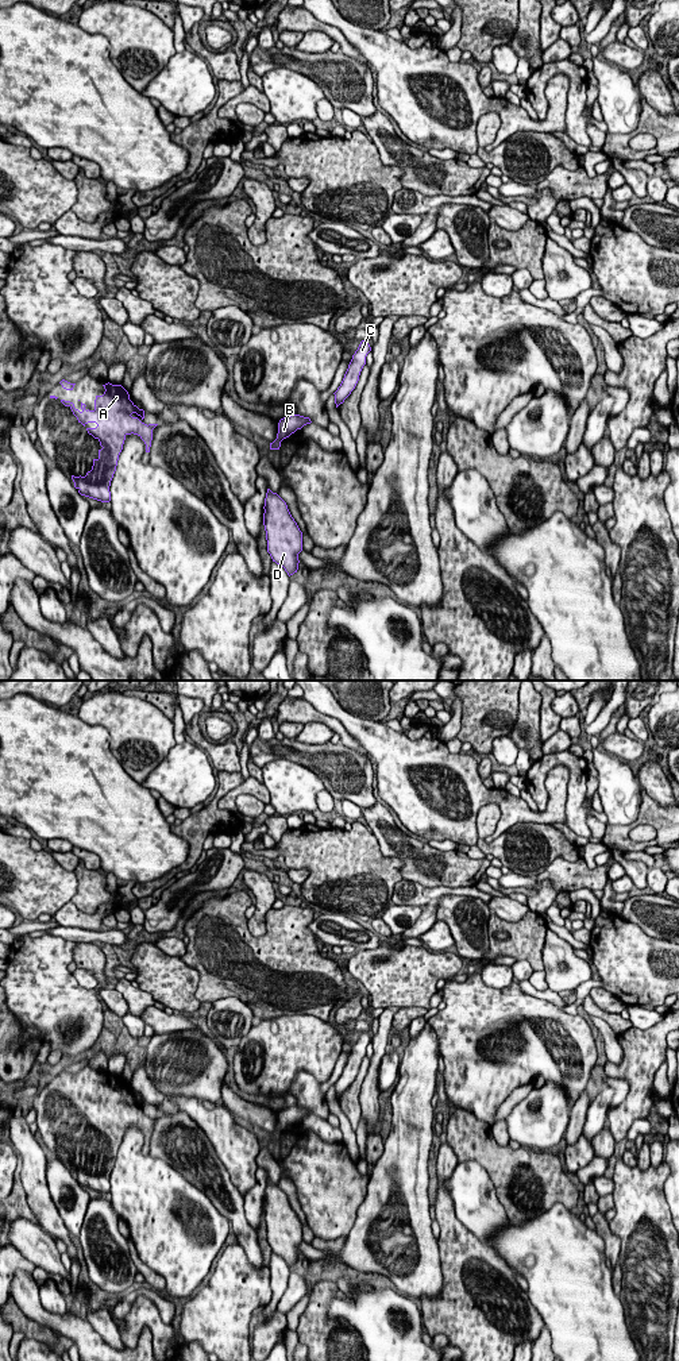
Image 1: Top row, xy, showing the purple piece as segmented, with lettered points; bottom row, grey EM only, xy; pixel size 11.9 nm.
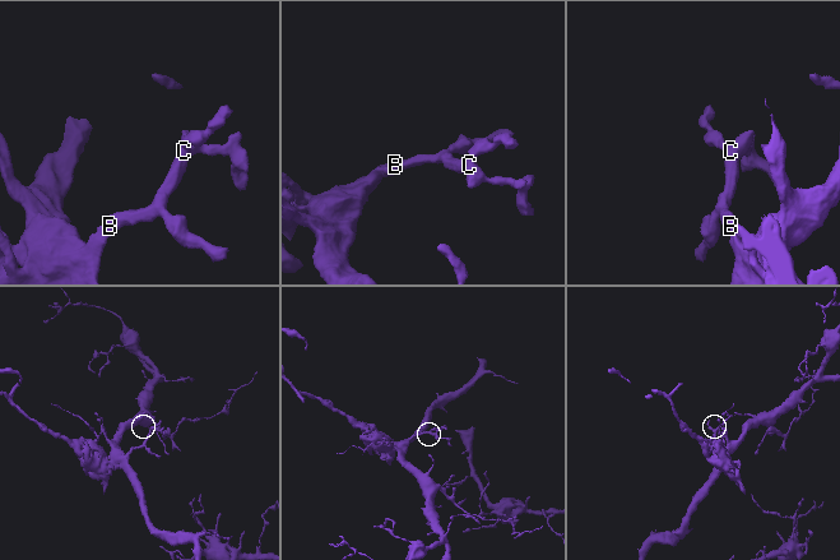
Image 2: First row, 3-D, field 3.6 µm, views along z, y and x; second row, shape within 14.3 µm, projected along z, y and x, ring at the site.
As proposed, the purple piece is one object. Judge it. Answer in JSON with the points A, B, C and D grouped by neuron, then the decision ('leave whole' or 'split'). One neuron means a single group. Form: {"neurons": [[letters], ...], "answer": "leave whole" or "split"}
{"neurons": [["A"], ["B", "C", "D"]], "answer": "split"}

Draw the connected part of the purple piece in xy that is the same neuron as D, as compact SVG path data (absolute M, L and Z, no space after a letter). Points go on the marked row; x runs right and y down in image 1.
M267 489L263 509L267 552L273 562L282 566L290 577L298 570L302 532L292 517L286 502L270 489Z

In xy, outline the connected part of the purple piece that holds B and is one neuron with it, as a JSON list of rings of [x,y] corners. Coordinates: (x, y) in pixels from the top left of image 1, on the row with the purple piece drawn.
[[[292,415],[283,417],[278,423],[278,433],[277,439],[270,443],[270,450],[279,450],[281,442],[294,433],[297,429],[301,429],[304,425],[310,424],[309,417],[304,417],[300,415]]]

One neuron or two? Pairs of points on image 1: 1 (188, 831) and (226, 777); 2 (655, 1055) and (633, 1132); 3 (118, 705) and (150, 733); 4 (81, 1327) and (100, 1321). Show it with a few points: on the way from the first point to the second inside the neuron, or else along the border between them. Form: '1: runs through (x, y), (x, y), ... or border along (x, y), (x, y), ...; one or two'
1: runs through (201, 818), (212, 808), (223, 790); one
2: border along (644, 1117), (637, 1118), (624, 1137); two
3: runs through (126, 713), (142, 729); one
4: border along (87, 1321), (111, 1346); two

